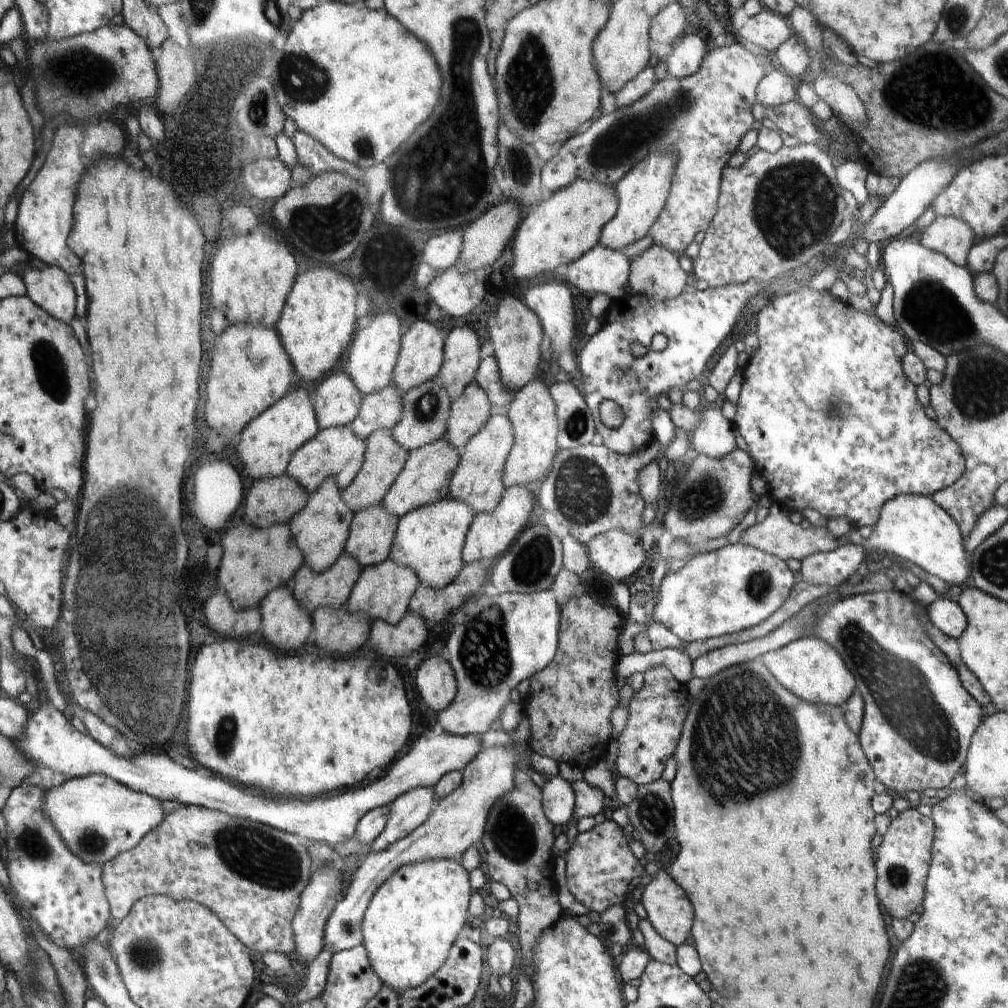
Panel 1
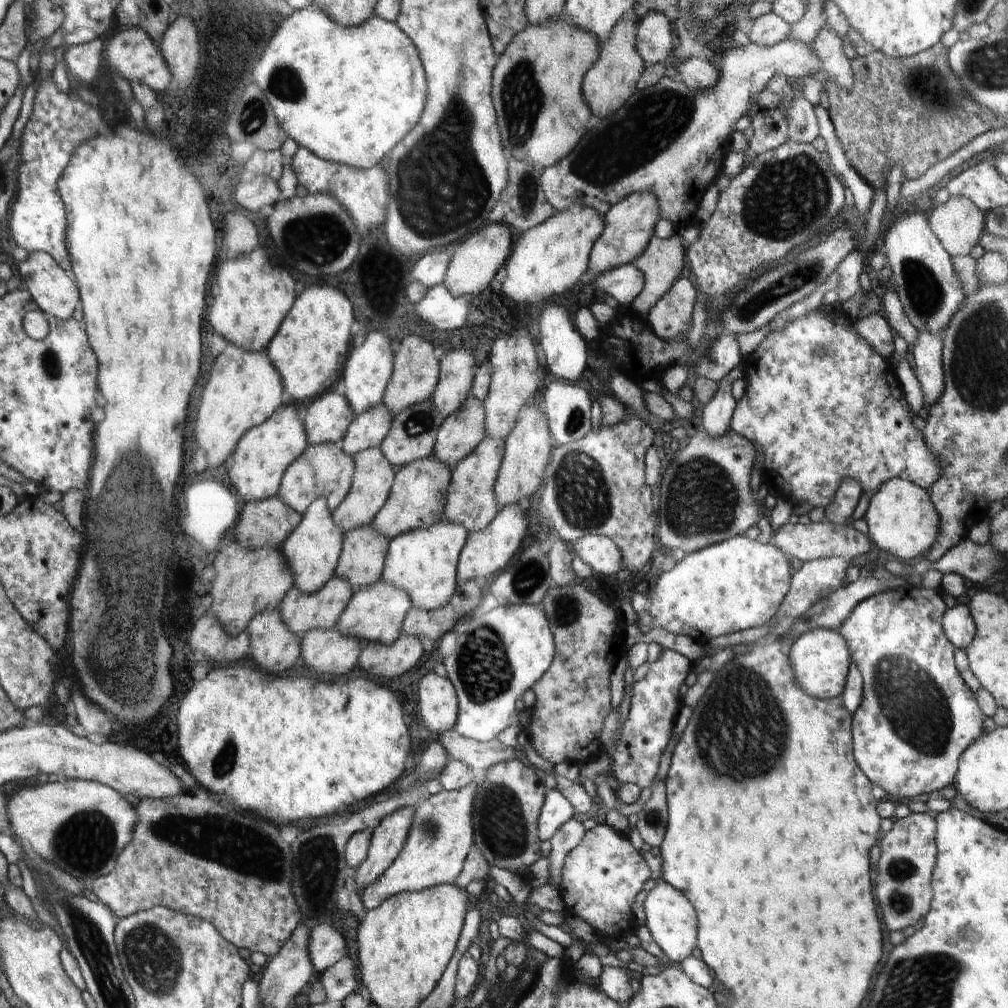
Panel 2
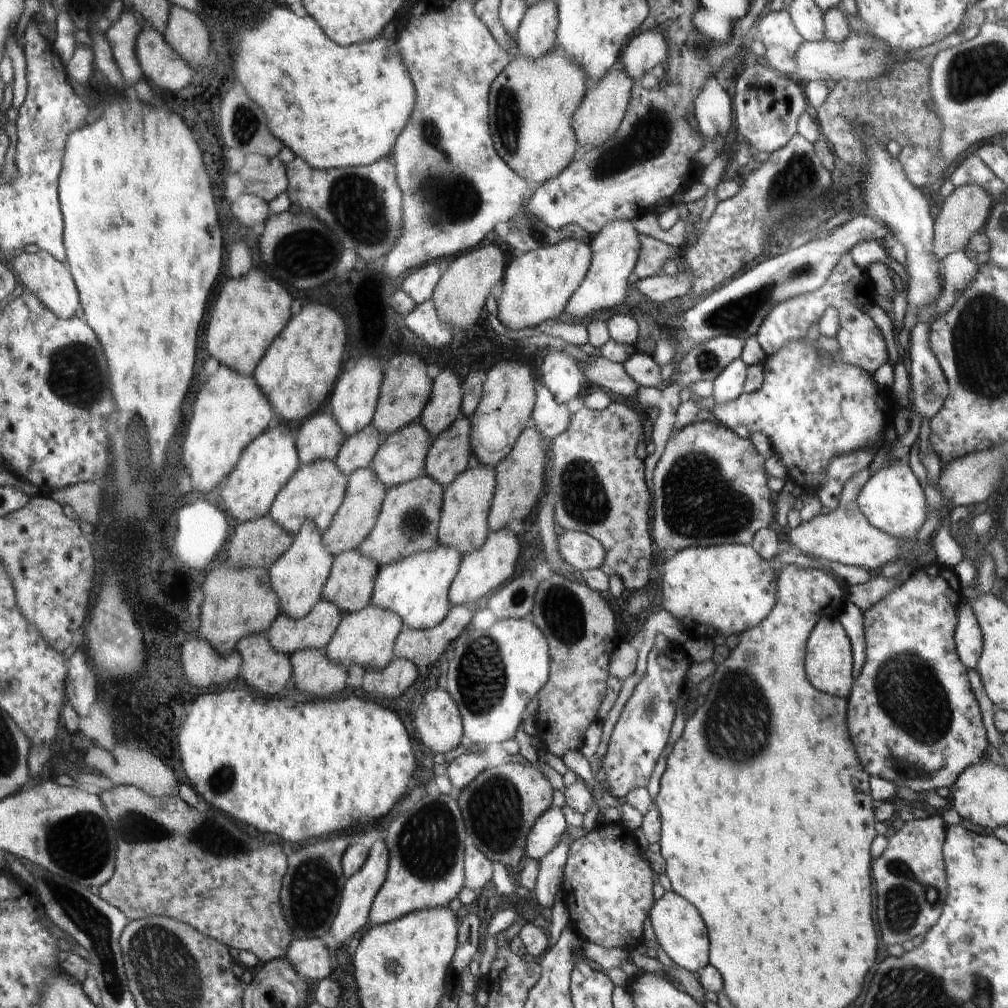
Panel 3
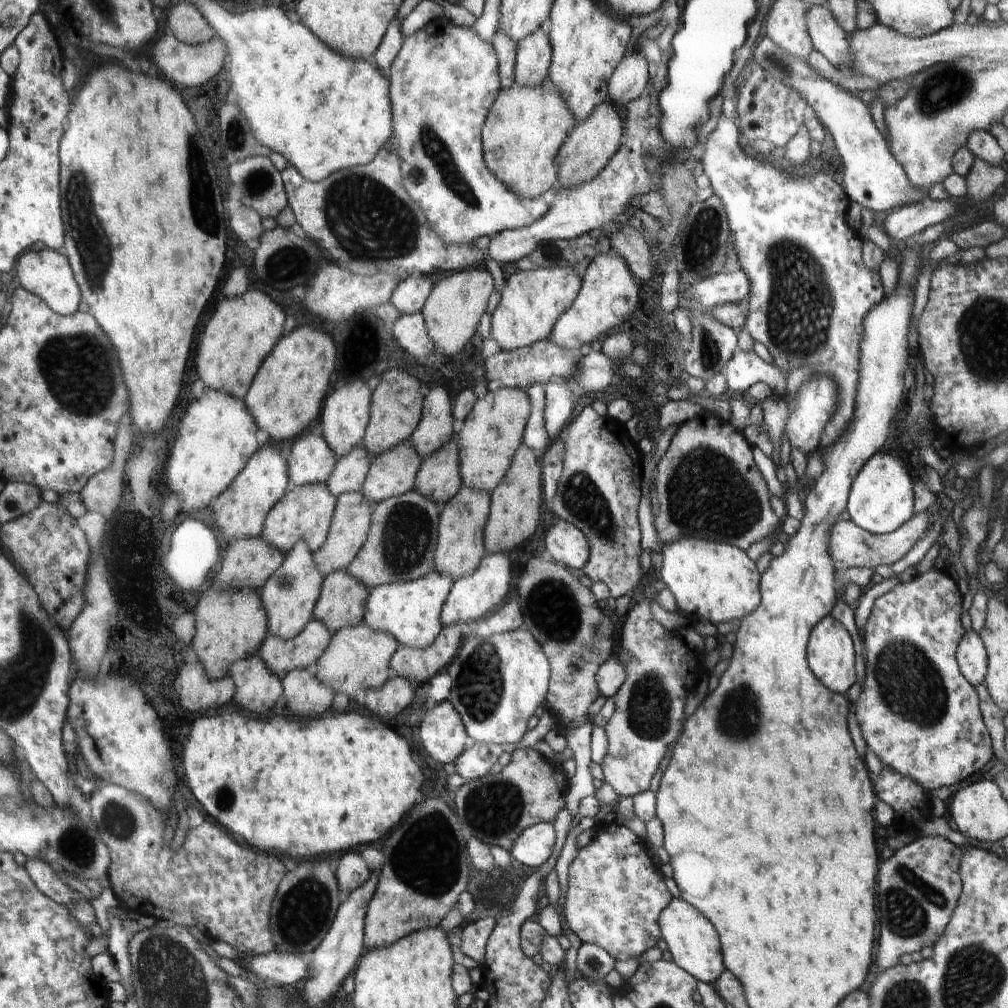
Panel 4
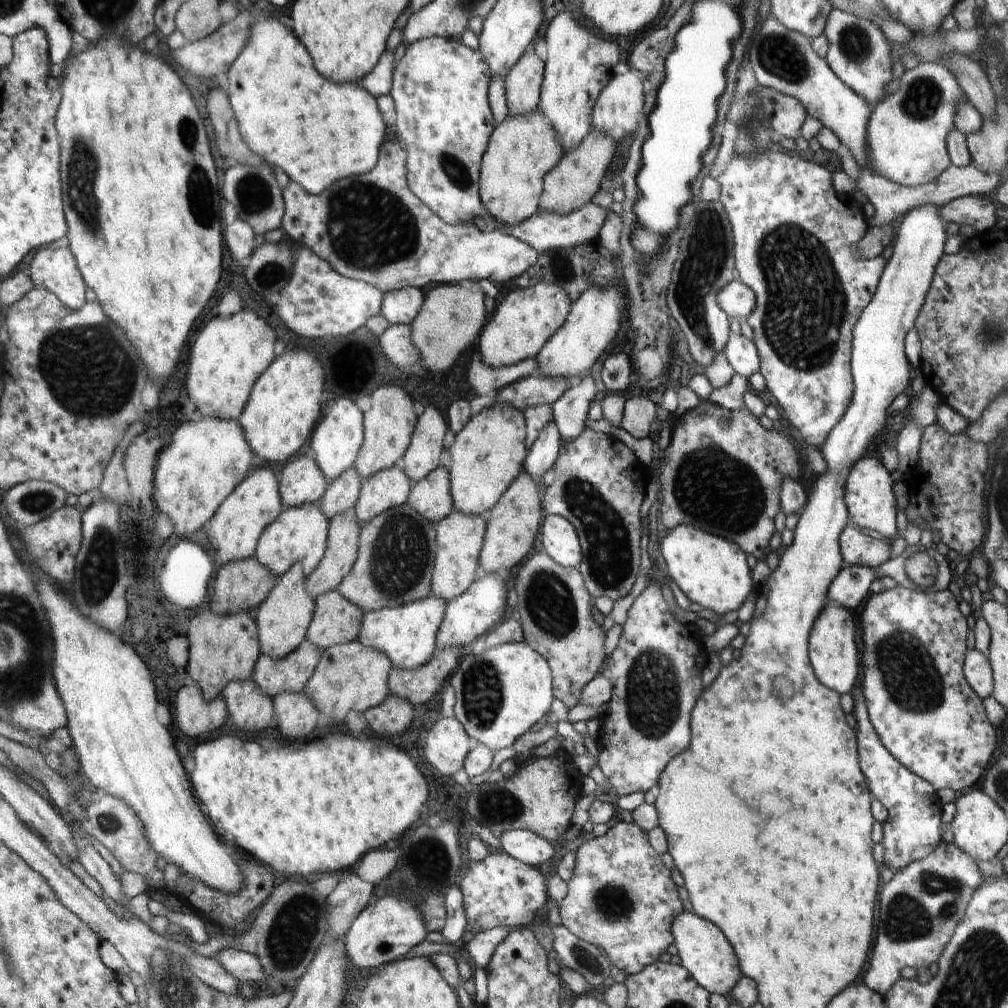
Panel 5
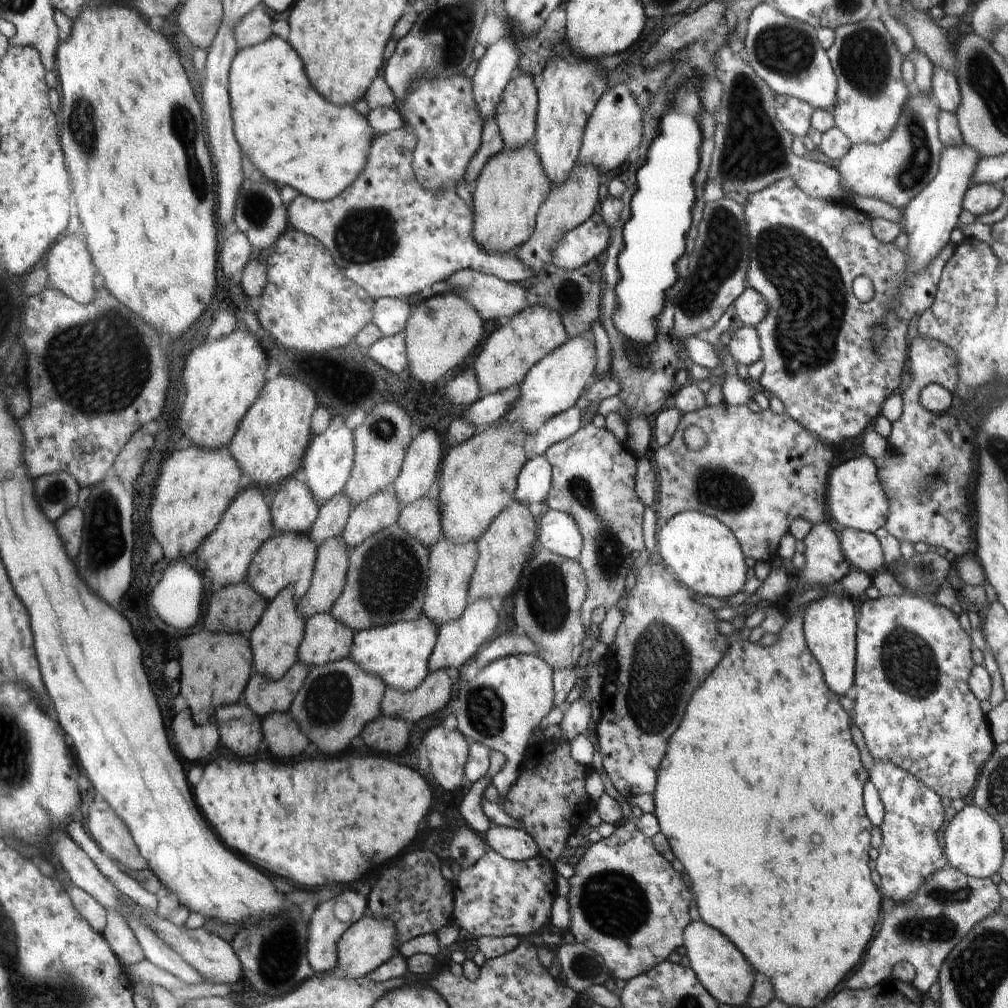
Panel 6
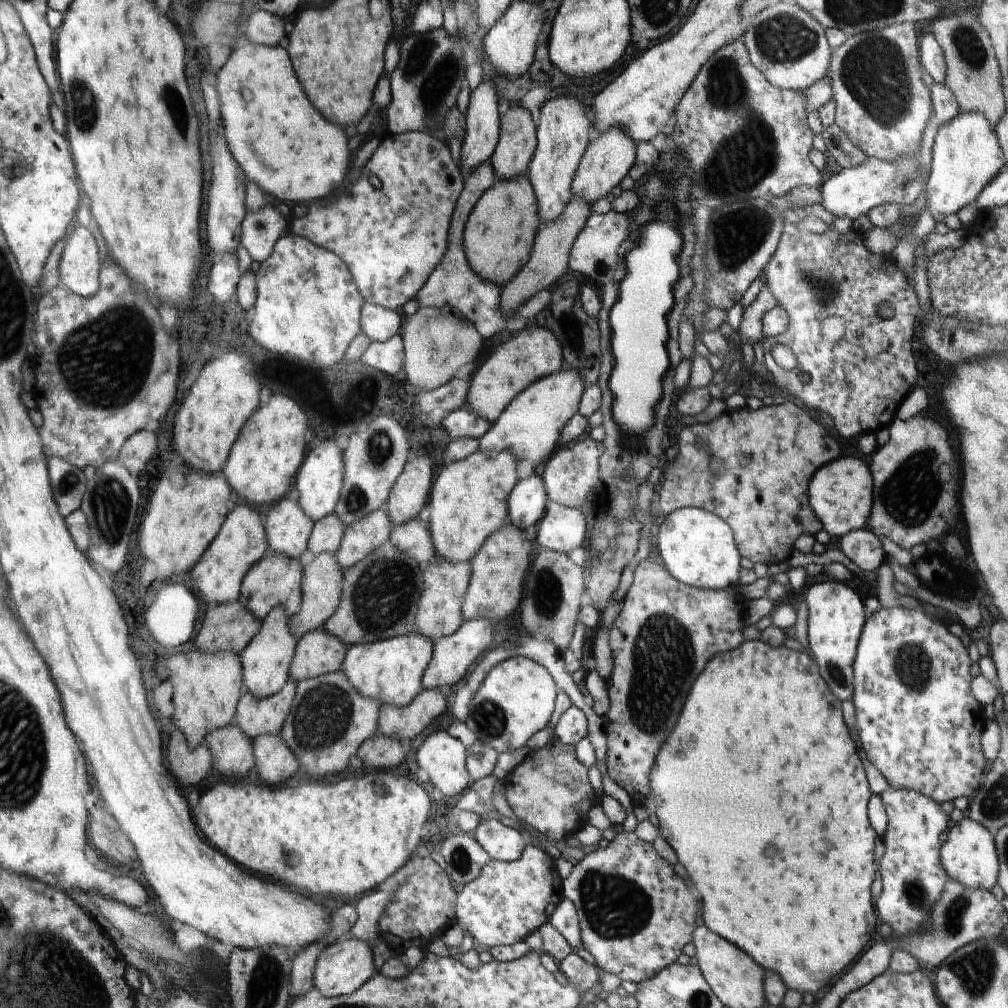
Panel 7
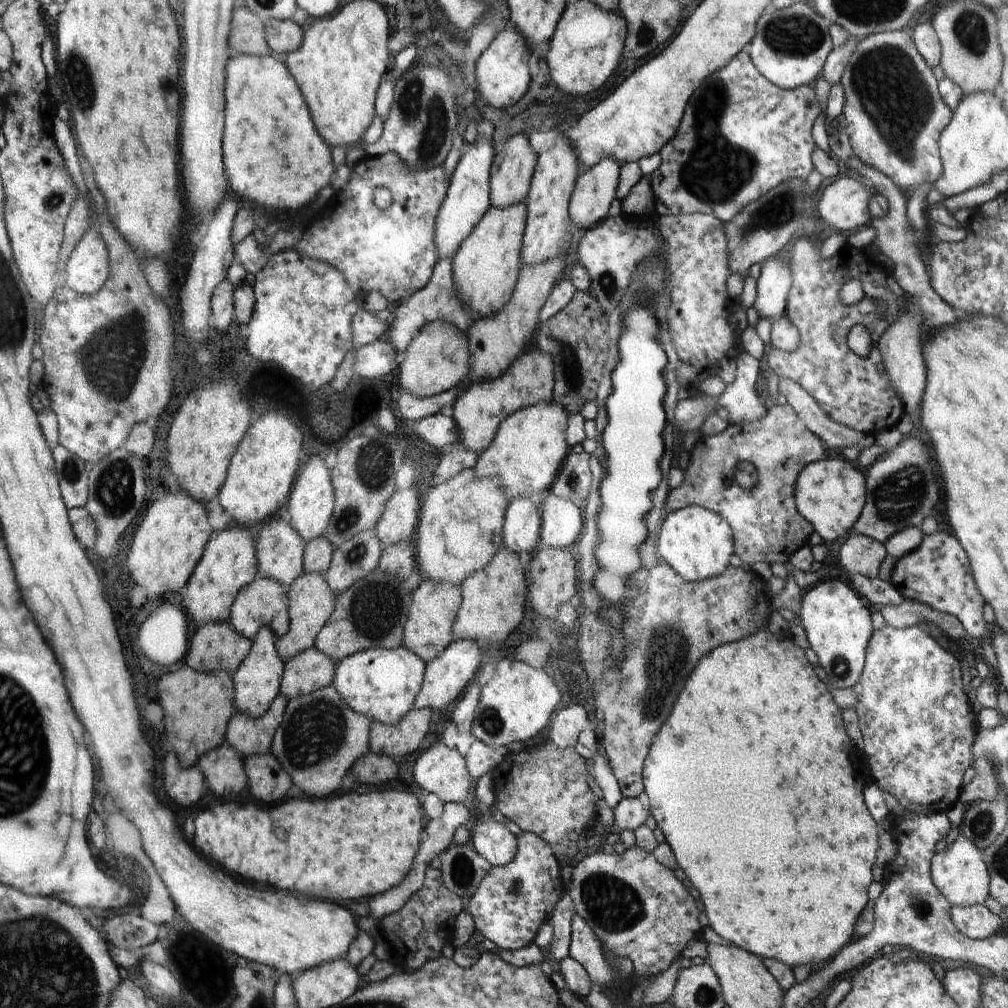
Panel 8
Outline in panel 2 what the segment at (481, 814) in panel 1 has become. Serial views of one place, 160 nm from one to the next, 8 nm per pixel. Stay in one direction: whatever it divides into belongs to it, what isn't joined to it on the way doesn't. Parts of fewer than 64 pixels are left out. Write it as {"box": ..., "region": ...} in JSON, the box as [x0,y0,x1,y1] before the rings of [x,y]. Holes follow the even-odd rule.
{"box":[307,775,481,974],"region":[[[481,775],[457,791],[442,789],[438,794],[428,795],[418,803],[402,852],[371,885],[360,892],[365,910],[375,909],[386,899],[400,893],[420,892],[428,887],[452,885],[462,872],[464,861],[474,840],[473,802]],[[328,920],[322,922],[320,926],[316,922],[314,928],[309,930],[307,949],[312,968],[316,974],[328,970],[346,953],[346,949],[342,947],[339,932],[332,926],[331,922],[328,926]]]}

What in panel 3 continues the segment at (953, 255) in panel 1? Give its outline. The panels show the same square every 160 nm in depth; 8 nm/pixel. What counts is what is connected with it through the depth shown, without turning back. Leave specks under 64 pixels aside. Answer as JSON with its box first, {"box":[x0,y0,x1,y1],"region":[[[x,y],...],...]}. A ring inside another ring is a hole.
{"box":[933,184,993,262],"region":[[[967,184],[956,187],[949,196],[941,199],[934,216],[933,255],[942,262],[944,256],[958,248],[965,248],[972,234],[982,230],[989,217],[993,198],[981,186]]]}

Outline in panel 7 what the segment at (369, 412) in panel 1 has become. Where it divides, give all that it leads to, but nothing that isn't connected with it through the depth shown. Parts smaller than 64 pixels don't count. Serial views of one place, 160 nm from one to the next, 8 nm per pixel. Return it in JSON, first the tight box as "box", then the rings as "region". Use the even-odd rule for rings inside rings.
{"box":[309,512,344,557],"region":[[[336,512],[328,514],[322,520],[316,520],[313,524],[312,536],[309,538],[310,552],[315,557],[324,552],[335,554],[340,547],[344,530],[344,522],[338,518]]]}

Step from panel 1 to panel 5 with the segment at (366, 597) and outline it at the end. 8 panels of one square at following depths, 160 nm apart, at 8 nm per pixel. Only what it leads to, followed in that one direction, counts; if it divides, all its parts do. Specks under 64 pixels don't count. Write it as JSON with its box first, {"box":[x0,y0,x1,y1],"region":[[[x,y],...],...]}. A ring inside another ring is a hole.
{"box":[303,640,392,726],"region":[[[360,640],[340,642],[322,650],[315,672],[303,689],[304,694],[318,706],[322,716],[342,726],[351,710],[363,714],[384,702],[389,694],[387,681],[391,669],[392,662],[384,652],[364,646]]]}

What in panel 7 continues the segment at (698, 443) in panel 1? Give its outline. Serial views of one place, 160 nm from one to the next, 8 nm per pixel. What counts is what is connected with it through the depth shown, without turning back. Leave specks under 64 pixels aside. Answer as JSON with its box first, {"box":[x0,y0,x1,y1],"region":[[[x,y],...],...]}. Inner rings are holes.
{"box":[735,286,776,344],"region":[[[764,286],[756,300],[744,310],[741,324],[735,338],[741,337],[739,341],[746,340],[750,344],[756,344],[761,342],[764,338],[764,331],[762,328],[762,316],[768,313],[768,310],[772,310],[776,306],[776,298],[770,294],[767,288]]]}

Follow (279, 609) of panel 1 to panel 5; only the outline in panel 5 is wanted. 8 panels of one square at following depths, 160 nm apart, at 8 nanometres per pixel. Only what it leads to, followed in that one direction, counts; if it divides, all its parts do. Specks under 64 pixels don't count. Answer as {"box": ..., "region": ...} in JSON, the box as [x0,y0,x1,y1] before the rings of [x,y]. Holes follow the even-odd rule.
{"box":[221,677,274,734],"region":[[[252,677],[244,682],[231,681],[221,696],[226,702],[234,730],[256,734],[274,726],[273,698],[258,690]]]}

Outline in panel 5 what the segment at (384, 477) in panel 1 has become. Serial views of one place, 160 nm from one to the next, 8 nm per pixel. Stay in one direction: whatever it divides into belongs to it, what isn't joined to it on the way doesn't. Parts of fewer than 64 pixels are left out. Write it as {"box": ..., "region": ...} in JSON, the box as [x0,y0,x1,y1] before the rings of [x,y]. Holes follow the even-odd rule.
{"box":[307,511,362,600],"region":[[[353,511],[334,516],[329,528],[328,549],[325,551],[321,565],[316,566],[316,570],[307,577],[307,590],[312,598],[316,600],[320,594],[337,590],[342,580],[350,573],[358,556],[360,532],[362,532],[362,526]]]}

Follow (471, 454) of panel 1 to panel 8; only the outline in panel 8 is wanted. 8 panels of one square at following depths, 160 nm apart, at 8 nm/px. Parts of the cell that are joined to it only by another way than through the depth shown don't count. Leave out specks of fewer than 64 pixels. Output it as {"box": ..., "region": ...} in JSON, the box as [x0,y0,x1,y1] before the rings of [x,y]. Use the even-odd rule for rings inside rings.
{"box":[403,581,462,663],"region":[[[422,581],[412,592],[409,619],[403,630],[403,646],[417,654],[425,663],[434,660],[455,640],[453,624],[462,602],[461,585]]]}

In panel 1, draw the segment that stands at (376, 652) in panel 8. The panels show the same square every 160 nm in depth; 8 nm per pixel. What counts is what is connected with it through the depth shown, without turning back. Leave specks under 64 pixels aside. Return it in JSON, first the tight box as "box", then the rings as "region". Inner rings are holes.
{"box":[389,496,474,589],"region":[[[448,496],[446,499],[411,510],[399,518],[394,542],[389,552],[390,560],[412,569],[423,585],[443,589],[464,568],[462,549],[474,512],[462,501]]]}

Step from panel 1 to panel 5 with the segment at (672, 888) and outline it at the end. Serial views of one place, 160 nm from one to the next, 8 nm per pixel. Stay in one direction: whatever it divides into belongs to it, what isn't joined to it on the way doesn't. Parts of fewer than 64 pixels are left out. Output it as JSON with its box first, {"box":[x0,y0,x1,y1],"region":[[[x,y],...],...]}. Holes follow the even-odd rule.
{"box":[671,910,743,999],"region":[[[683,910],[674,918],[671,927],[674,944],[678,949],[681,966],[702,986],[709,994],[720,994],[730,999],[730,995],[737,987],[740,976],[743,976],[738,968],[736,954],[732,952],[732,946],[724,938],[724,934],[710,922],[702,920],[693,912]]]}

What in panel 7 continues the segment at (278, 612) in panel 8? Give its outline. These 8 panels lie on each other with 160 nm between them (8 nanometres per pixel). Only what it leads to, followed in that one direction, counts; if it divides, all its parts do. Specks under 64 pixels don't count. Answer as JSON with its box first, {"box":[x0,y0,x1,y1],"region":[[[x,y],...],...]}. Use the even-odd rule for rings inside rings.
{"box":[240,550,304,622],"region":[[[268,550],[265,558],[249,571],[241,583],[240,599],[246,610],[250,610],[250,614],[254,614],[254,618],[261,622],[278,606],[284,606],[286,614],[293,618],[301,610],[303,578],[304,571],[300,560],[290,560]]]}

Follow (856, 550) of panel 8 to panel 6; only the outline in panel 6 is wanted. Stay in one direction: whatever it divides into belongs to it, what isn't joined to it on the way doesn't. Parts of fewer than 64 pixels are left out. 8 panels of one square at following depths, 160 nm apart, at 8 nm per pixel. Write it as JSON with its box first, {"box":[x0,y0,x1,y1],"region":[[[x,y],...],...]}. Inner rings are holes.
{"box":[838,529,885,575],"region":[[[845,529],[838,537],[843,555],[852,568],[868,575],[874,575],[885,569],[880,542],[874,534]]]}

